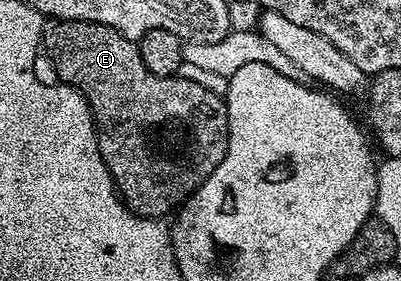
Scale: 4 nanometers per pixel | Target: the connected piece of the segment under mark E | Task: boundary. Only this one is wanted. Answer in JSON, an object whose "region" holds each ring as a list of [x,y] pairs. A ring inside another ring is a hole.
{"region":[[[57,20],[52,24],[46,25],[43,30],[43,54],[49,57],[49,62],[53,65],[53,70],[58,74],[60,81],[66,86],[71,86],[75,90],[80,90],[81,95],[89,102],[89,107],[93,109],[93,122],[97,126],[97,143],[99,144],[99,152],[101,158],[107,164],[107,168],[111,172],[113,182],[117,185],[117,192],[125,206],[133,211],[141,218],[164,219],[165,213],[169,209],[180,207],[185,199],[203,184],[203,180],[207,180],[207,176],[211,176],[211,172],[215,172],[215,168],[223,160],[223,156],[227,152],[227,144],[229,143],[229,117],[227,116],[227,108],[225,107],[225,99],[222,95],[211,92],[207,88],[203,88],[203,84],[195,84],[195,80],[184,76],[155,76],[155,72],[151,72],[147,68],[147,64],[143,64],[143,56],[139,52],[137,42],[132,38],[123,36],[115,28],[104,26],[98,22],[80,22],[79,20]]]}

